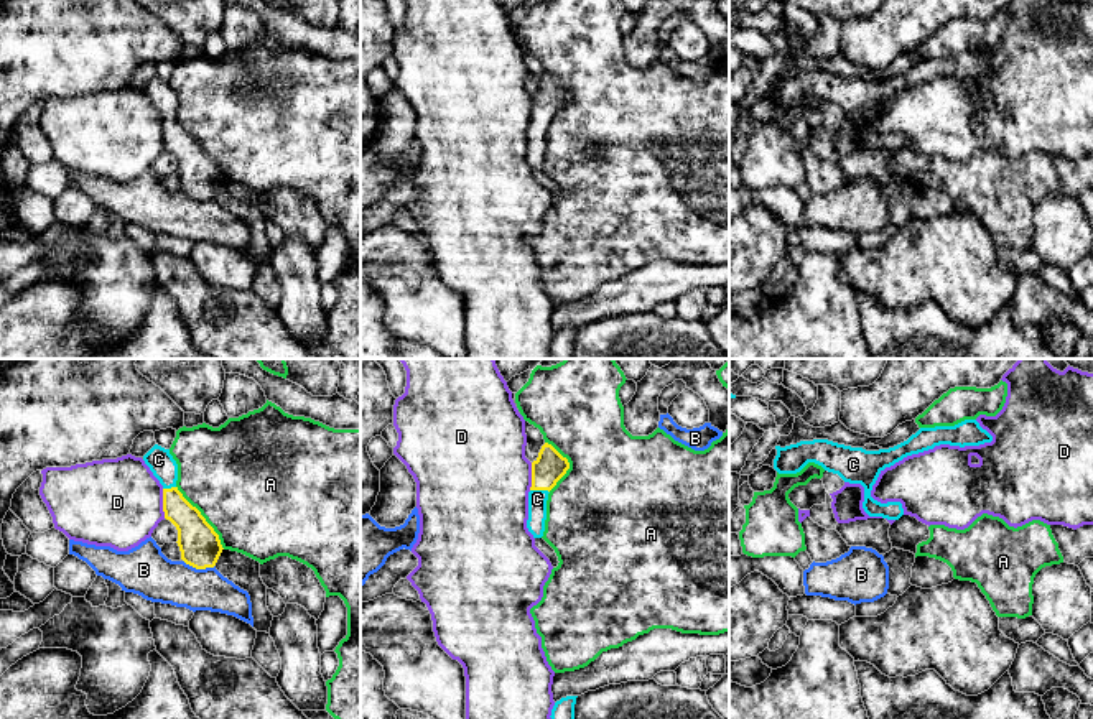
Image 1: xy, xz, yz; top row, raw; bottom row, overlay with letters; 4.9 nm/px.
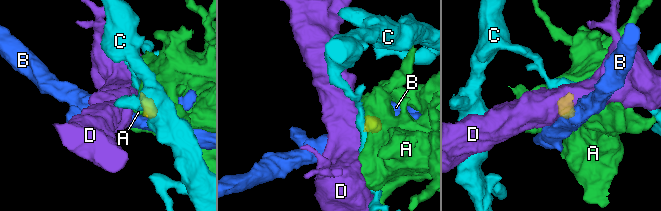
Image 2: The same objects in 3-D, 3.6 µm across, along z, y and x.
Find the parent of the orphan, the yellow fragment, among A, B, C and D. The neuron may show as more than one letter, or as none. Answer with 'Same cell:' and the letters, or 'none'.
Same cell: C

